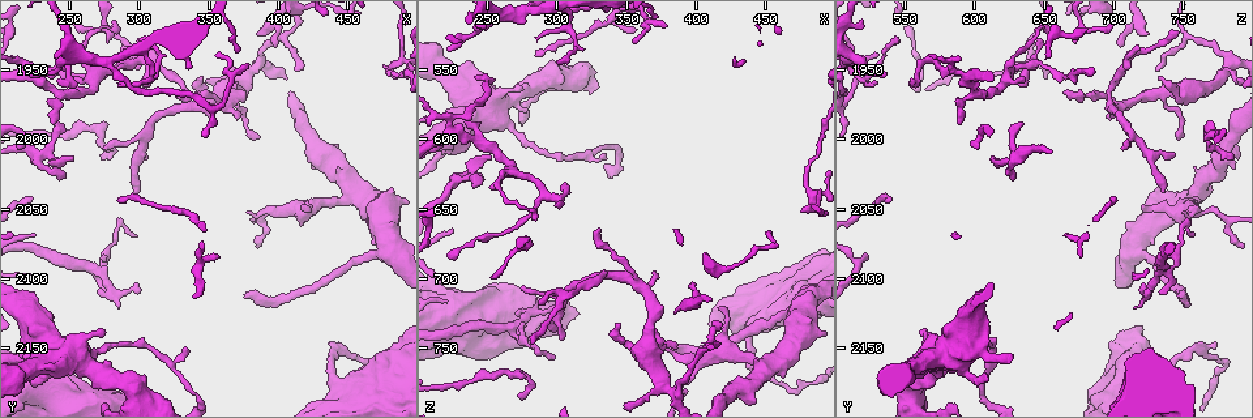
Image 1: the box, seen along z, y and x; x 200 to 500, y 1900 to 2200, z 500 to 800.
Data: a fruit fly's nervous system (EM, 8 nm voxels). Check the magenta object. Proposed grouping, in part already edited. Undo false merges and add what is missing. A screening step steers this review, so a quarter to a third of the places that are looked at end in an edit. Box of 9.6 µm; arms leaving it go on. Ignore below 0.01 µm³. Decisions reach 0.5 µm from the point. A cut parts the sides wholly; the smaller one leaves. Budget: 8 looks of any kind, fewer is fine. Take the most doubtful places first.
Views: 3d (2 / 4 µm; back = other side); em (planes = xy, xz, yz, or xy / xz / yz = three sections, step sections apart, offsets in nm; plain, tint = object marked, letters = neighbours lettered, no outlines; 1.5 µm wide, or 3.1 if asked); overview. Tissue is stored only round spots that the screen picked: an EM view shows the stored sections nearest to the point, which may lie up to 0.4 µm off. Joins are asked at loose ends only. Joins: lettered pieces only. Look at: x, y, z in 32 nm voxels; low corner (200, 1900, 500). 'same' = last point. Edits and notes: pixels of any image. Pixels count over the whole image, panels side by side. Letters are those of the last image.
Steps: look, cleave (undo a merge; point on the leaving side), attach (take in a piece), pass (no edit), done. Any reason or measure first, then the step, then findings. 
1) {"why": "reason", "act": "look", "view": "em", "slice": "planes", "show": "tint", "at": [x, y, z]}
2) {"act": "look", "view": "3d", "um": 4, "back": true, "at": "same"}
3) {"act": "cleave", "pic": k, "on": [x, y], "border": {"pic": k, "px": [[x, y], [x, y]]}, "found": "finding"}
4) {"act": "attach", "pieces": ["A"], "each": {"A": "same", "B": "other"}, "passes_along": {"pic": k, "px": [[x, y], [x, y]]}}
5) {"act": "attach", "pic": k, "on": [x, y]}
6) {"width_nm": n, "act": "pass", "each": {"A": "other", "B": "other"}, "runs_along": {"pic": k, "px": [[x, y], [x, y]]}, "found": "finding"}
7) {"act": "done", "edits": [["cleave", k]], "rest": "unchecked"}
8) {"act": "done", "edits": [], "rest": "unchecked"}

{"why": "tapers out", "act": "look", "view": "em", "slice": "xz", "step": 8, "show": "letters", "at": [300, 2108, 718]}

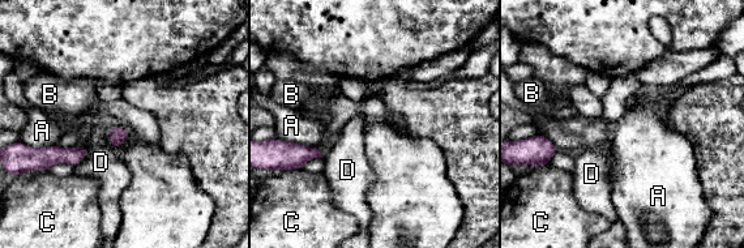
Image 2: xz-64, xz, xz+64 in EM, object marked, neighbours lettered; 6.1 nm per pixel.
{"act": "look", "view": "em", "slice": "planes", "show": "letters", "at": "same"}

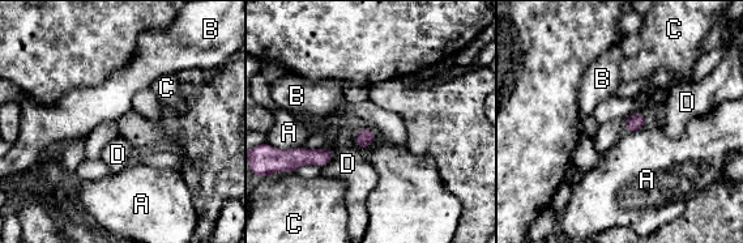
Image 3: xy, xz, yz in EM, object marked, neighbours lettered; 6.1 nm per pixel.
{"longest_contact_nm": ["D", 150], "act": "pass", "each": {"A": "other", "B": "other", "C": "other", "D": "other"}, "border": {"pic": 3, "px": [[303, 145], [285, 150]]}, "found": "no lettered piece goes on from it"}

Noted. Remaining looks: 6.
{"why": "an open end", "act": "look", "view": "em", "slice": "yz", "step": 4, "show": "tint", "at": [296, 2070, 756]}

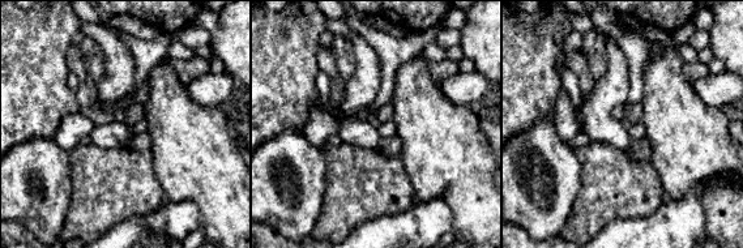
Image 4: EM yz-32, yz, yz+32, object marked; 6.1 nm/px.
{"why": "cut it another way", "act": "look", "view": "em", "slice": "planes", "show": "letters", "at": "same"}

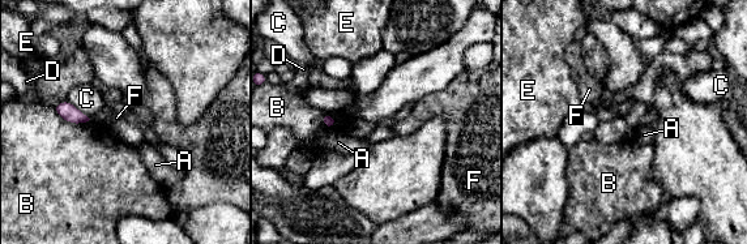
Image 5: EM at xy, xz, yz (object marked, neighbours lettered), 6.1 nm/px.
{"act": "pass", "each": {"A": "other", "B": "other", "C": "other", "D": "other", "E": "other", "F": "other"}, "border": {"pic": 5, "px": [[52, 108], [73, 123], [90, 119]]}, "found": "none of them fits"}

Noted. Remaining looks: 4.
{"why": "free end", "act": "look", "view": "em", "slice": "planes", "show": "letters", "at": [274, 2012, 782]}

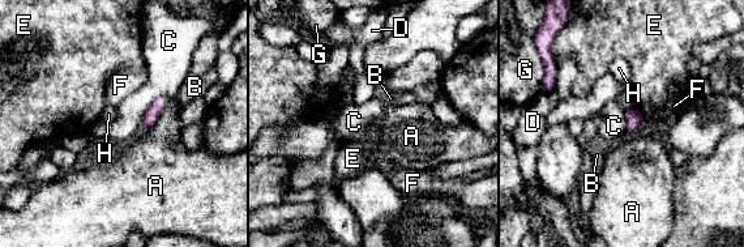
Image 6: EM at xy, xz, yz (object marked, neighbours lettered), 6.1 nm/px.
{"act": "pass", "each": {"A": "other", "B": "other", "C": "other", "D": "other", "E": "other", "F": "other", "G": "other", "H": "other"}, "border": {"pic": 6, "px": [[170, 97], [152, 103], [139, 130]]}, "found": "no lettered piece goes on from it"}

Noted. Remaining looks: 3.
{"act": "done", "edits": [], "rest": "unchecked"}

